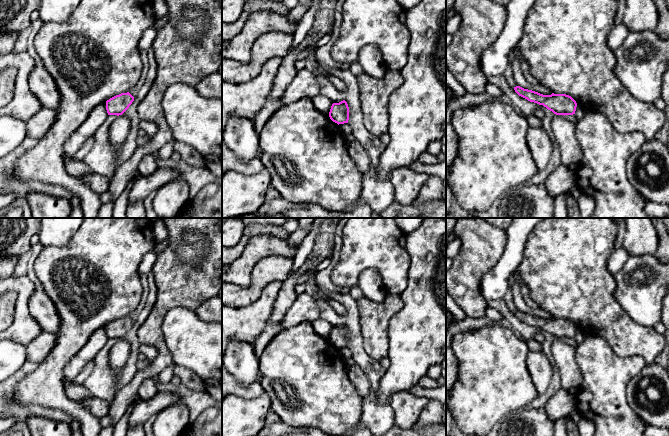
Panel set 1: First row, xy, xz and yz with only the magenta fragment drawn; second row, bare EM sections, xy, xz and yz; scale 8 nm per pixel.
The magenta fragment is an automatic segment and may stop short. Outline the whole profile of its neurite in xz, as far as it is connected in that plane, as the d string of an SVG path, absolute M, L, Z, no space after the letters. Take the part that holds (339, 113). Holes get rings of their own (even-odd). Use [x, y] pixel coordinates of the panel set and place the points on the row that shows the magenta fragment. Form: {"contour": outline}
{"contour": "M345 100L339 103L333 103L329 112L330 119L339 124L348 123L349 107Z"}

